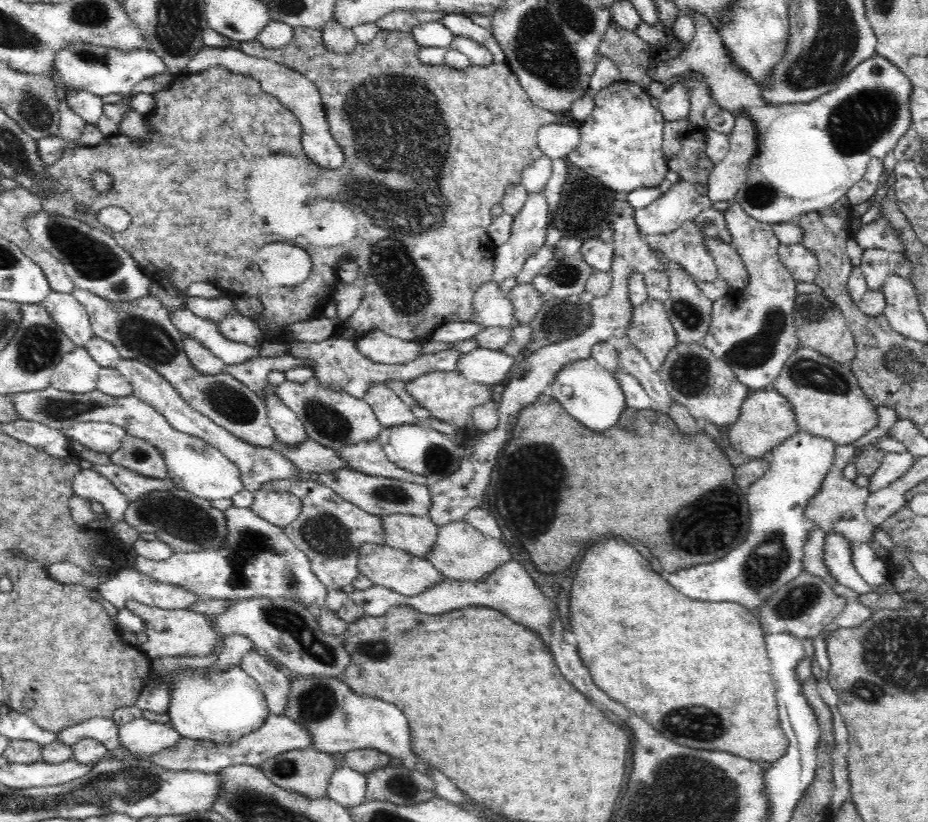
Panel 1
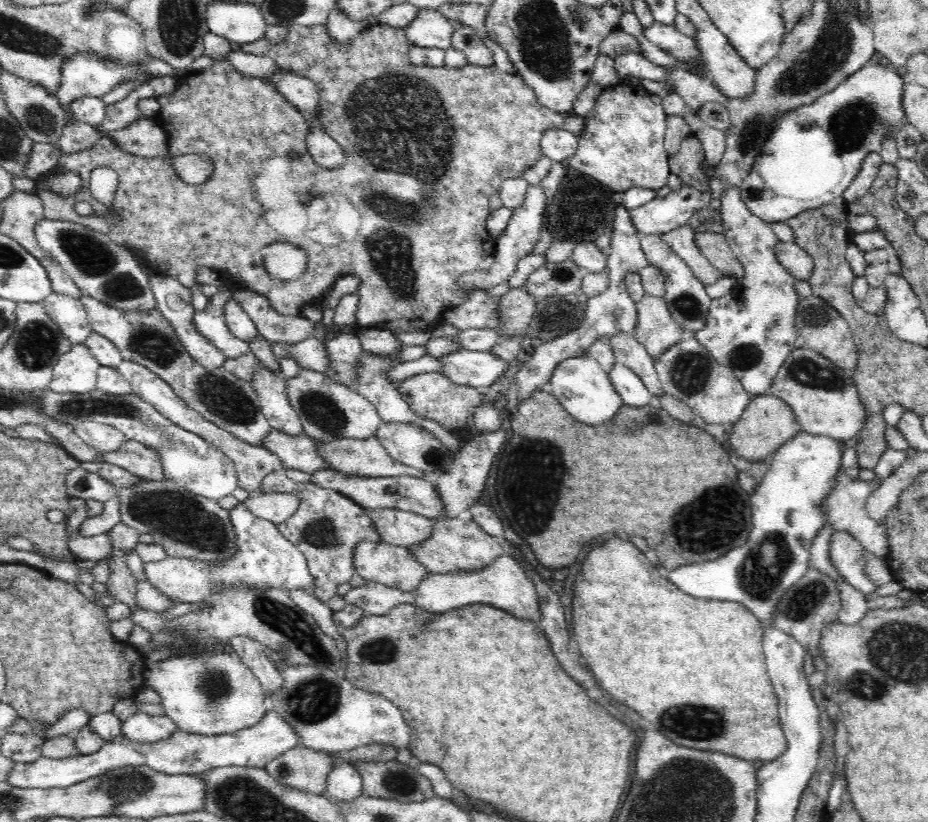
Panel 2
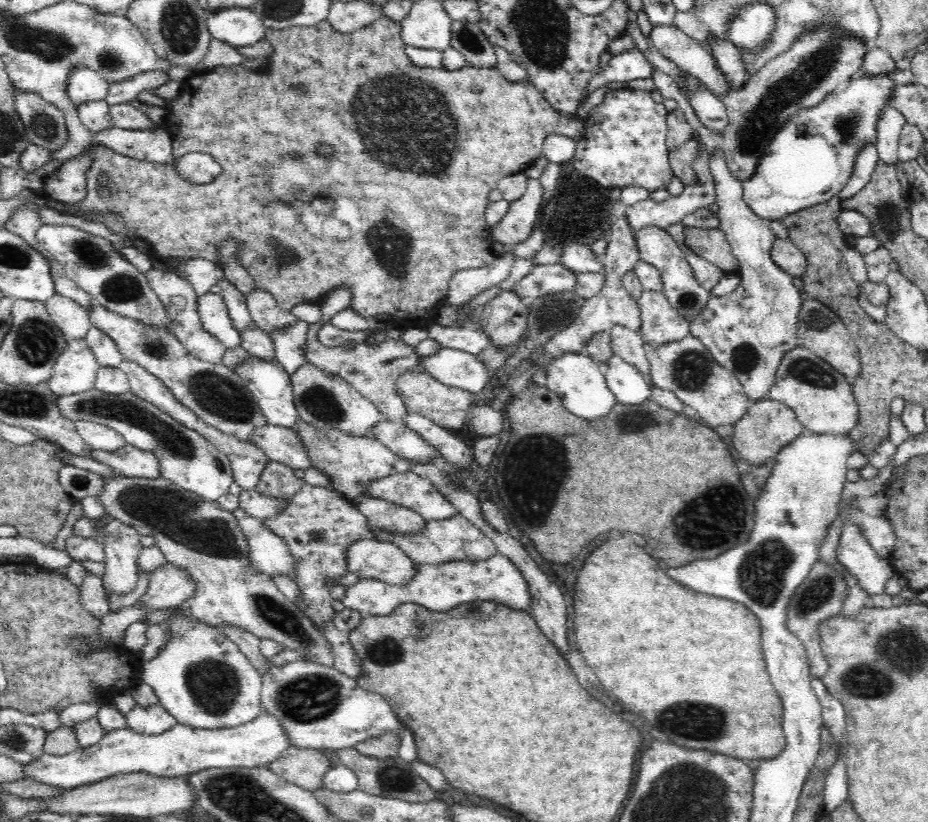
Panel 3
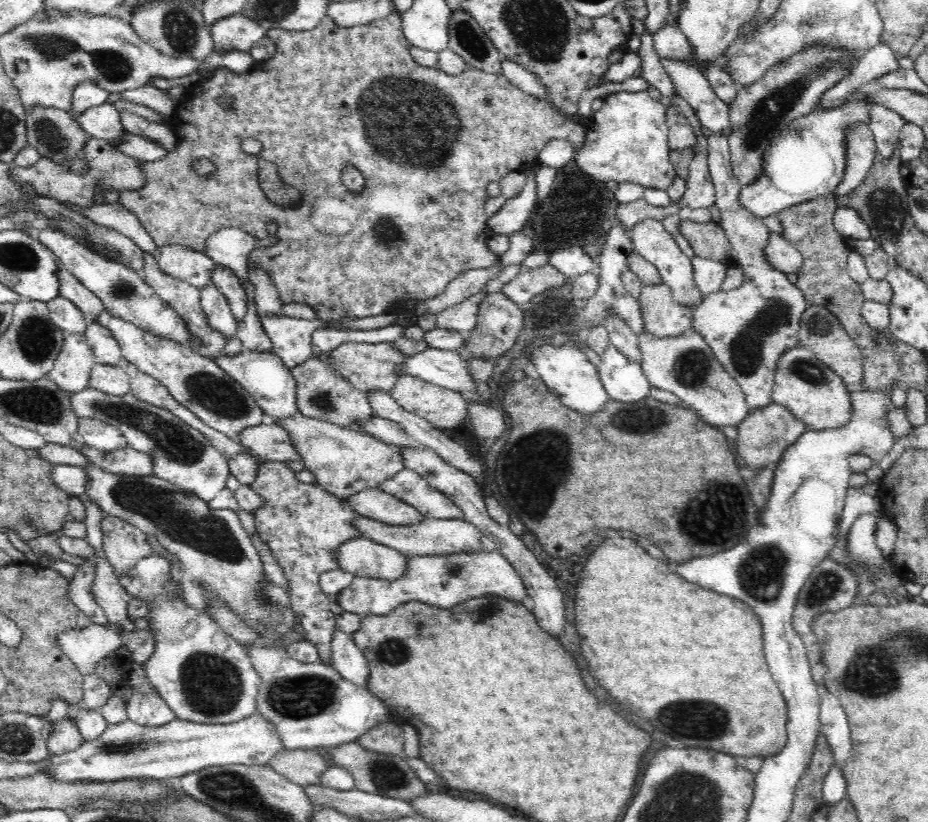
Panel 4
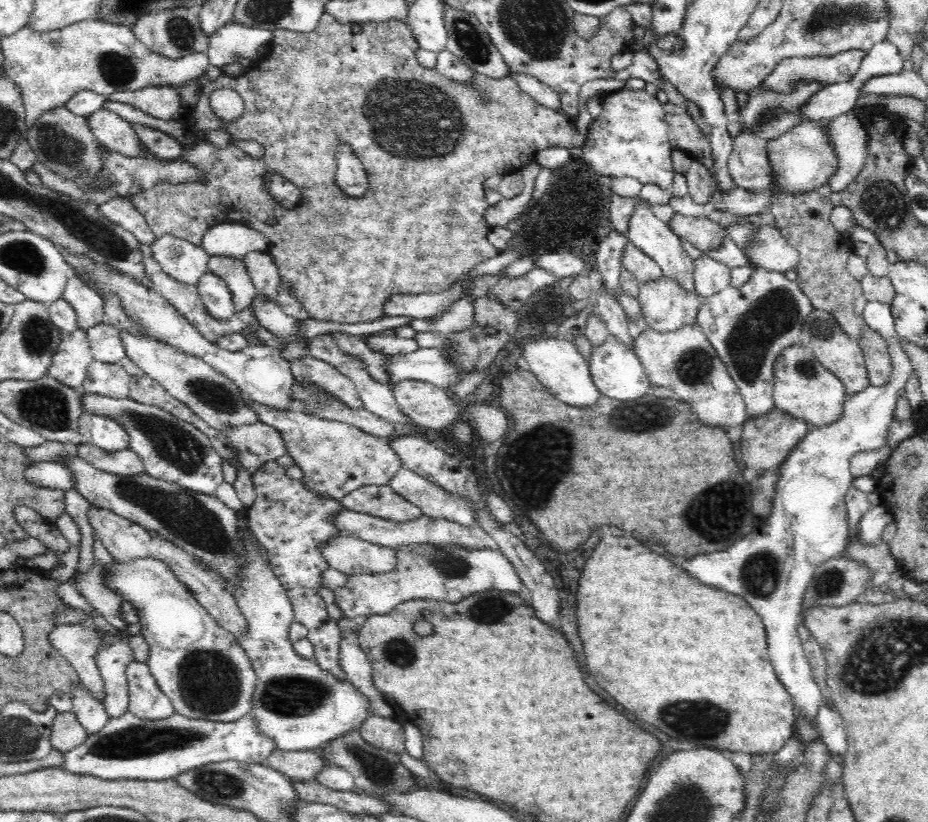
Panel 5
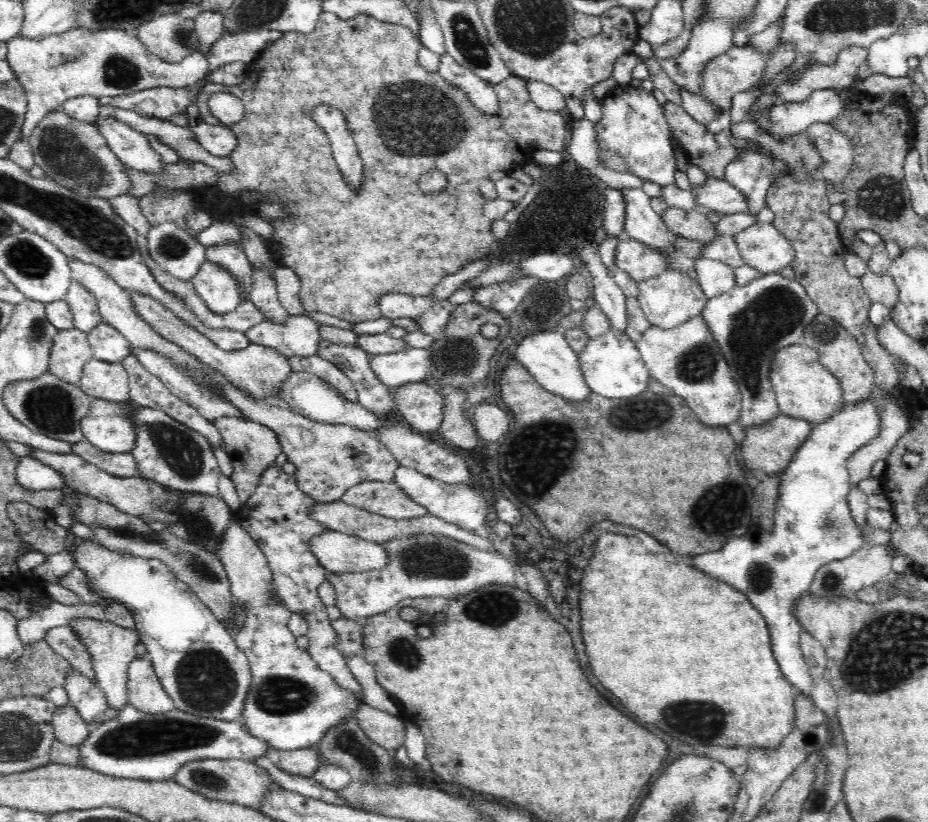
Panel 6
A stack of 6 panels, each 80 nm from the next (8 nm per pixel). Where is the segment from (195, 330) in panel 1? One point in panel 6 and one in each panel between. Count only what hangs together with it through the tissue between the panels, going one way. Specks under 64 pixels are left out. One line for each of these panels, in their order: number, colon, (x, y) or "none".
2: (211, 324)
3: (214, 315)
4: (218, 312)
5: (216, 297)
6: (216, 287)

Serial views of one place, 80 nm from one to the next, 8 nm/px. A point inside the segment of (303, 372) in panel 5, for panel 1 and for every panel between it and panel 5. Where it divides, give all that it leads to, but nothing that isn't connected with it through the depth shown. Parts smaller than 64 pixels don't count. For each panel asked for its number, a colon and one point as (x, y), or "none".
1: (333, 419)
2: (327, 409)
3: (325, 400)
4: (323, 394)

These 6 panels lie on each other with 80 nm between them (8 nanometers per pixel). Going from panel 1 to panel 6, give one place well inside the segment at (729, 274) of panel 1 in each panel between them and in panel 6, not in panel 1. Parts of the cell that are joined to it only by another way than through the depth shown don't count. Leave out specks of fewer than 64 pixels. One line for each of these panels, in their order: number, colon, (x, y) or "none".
2: (715, 247)
3: (710, 243)
4: (708, 239)
5: (703, 233)
6: (694, 225)

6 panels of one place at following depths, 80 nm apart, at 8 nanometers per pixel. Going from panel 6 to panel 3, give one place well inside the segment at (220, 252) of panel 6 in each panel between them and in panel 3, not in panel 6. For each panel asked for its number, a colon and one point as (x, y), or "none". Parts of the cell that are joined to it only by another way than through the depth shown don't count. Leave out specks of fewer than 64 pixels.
3: (235, 300)
4: (224, 279)
5: (235, 274)

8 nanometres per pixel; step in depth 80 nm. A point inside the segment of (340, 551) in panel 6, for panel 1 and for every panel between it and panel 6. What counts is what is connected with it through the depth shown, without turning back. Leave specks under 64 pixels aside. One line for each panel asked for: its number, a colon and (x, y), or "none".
1: (409, 575)
2: (394, 566)
3: (370, 559)
4: (362, 557)
5: (350, 555)

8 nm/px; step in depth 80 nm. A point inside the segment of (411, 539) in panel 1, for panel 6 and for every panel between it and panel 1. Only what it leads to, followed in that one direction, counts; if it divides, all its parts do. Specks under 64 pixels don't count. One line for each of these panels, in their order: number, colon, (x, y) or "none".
2: (395, 527)
3: (381, 514)
4: (373, 503)
5: (381, 501)
6: (385, 498)

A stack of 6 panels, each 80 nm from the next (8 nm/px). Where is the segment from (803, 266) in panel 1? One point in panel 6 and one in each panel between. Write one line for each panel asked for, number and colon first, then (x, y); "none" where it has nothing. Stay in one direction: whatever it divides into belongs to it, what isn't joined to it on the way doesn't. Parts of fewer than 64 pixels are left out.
2: (797, 262)
3: (786, 254)
4: (781, 254)
5: (770, 250)
6: (762, 246)

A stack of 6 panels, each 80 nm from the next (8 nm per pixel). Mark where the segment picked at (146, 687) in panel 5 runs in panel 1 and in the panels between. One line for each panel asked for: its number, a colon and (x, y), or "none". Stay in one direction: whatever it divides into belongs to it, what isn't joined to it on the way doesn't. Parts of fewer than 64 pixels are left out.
1: (142, 738)
2: (143, 728)
3: (155, 720)
4: (145, 706)

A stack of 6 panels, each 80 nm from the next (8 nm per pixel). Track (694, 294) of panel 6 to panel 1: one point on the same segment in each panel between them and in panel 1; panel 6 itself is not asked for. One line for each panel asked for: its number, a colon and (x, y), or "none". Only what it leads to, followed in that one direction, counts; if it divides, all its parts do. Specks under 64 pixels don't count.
1: (650, 331)
2: (656, 329)
3: (660, 323)
4: (663, 317)
5: (666, 306)

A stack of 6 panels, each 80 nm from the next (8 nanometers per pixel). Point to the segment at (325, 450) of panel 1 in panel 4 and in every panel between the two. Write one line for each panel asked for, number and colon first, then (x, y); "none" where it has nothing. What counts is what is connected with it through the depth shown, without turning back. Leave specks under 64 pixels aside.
2: (300, 452)
3: (280, 444)
4: (268, 441)

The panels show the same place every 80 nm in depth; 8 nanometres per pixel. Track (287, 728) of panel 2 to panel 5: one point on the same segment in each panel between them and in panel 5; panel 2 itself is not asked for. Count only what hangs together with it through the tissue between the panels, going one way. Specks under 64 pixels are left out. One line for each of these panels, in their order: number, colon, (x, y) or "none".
3: (182, 751)
4: (127, 750)
5: (128, 747)

